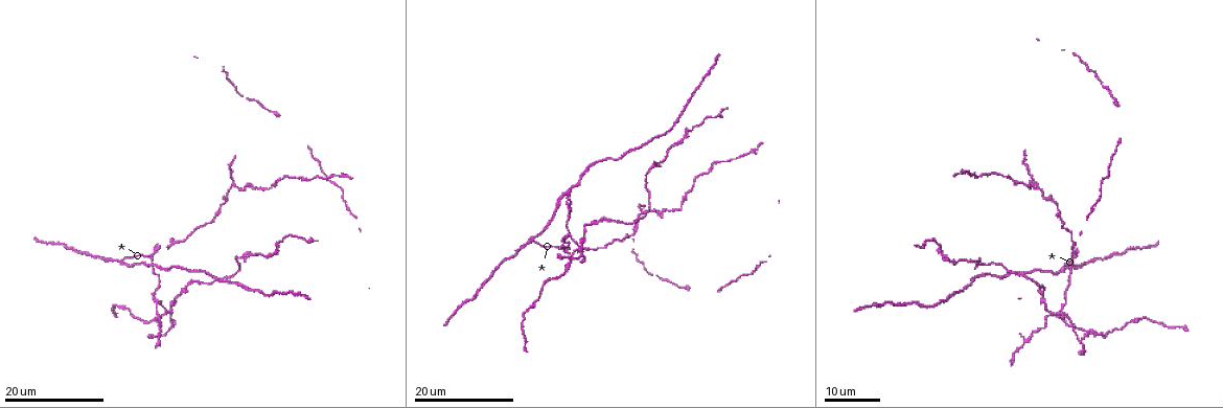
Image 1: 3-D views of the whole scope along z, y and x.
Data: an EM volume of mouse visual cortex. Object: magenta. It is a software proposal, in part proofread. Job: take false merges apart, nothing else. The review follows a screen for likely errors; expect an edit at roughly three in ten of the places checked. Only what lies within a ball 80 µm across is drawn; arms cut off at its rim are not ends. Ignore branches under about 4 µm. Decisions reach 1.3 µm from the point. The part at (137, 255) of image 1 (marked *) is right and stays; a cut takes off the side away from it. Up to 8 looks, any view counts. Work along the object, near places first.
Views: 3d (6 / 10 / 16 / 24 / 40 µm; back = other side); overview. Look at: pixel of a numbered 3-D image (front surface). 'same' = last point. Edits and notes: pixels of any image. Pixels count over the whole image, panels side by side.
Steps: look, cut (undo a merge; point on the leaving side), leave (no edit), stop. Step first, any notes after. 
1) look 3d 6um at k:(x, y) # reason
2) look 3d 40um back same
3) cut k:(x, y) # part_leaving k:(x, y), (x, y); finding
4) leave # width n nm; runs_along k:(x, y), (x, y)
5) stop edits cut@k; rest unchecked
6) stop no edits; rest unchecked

look 3d 24um at 1:(169, 244) # calibre changes

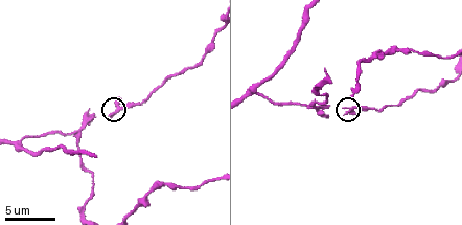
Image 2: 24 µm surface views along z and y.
look 3d 6um at 2:(117, 110)

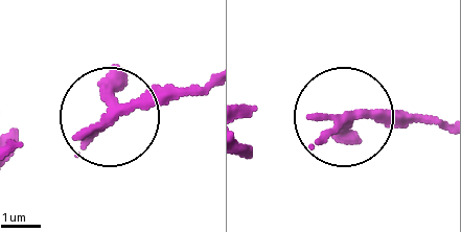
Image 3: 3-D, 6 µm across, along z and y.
leave # runs_along 3:(244, 112), (443, 119); one neuron here

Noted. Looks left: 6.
look 3d 6um at 2:(80, 134) # two arms in line, one across

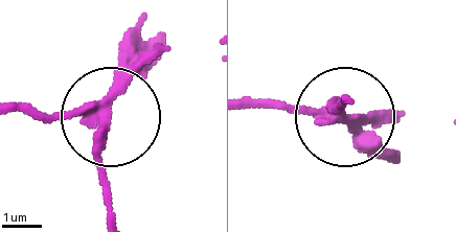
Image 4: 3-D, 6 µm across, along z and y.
cut 4:(373, 152) # arms 3; part_leaving 4:(117, 94), (97, 170), (107, 210); two neurons meet here

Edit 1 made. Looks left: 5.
look 3d 10um at 2:(249, 92) # three arms meet

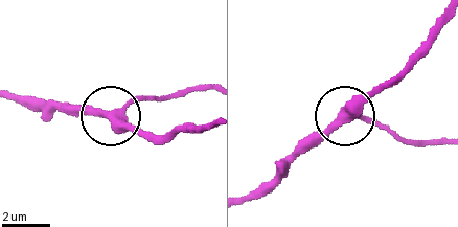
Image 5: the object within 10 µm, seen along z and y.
leave # side_arm 27 um; runs_along 5:(192, 89), (153, 94), (105, 113), (52, 107); continuous, no second neuron

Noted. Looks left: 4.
look 3d 6um at 2:(203, 55) # thick turns thin

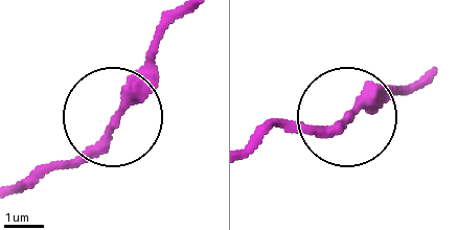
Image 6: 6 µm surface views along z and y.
look 3d 6um back at 6:(114, 119)

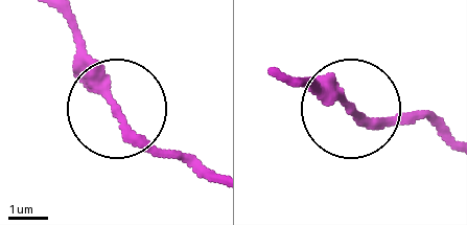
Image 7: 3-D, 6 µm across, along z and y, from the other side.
leave # width 230 nm; all the same neuron

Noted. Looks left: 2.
stop edits cut@4; rest unchecked

